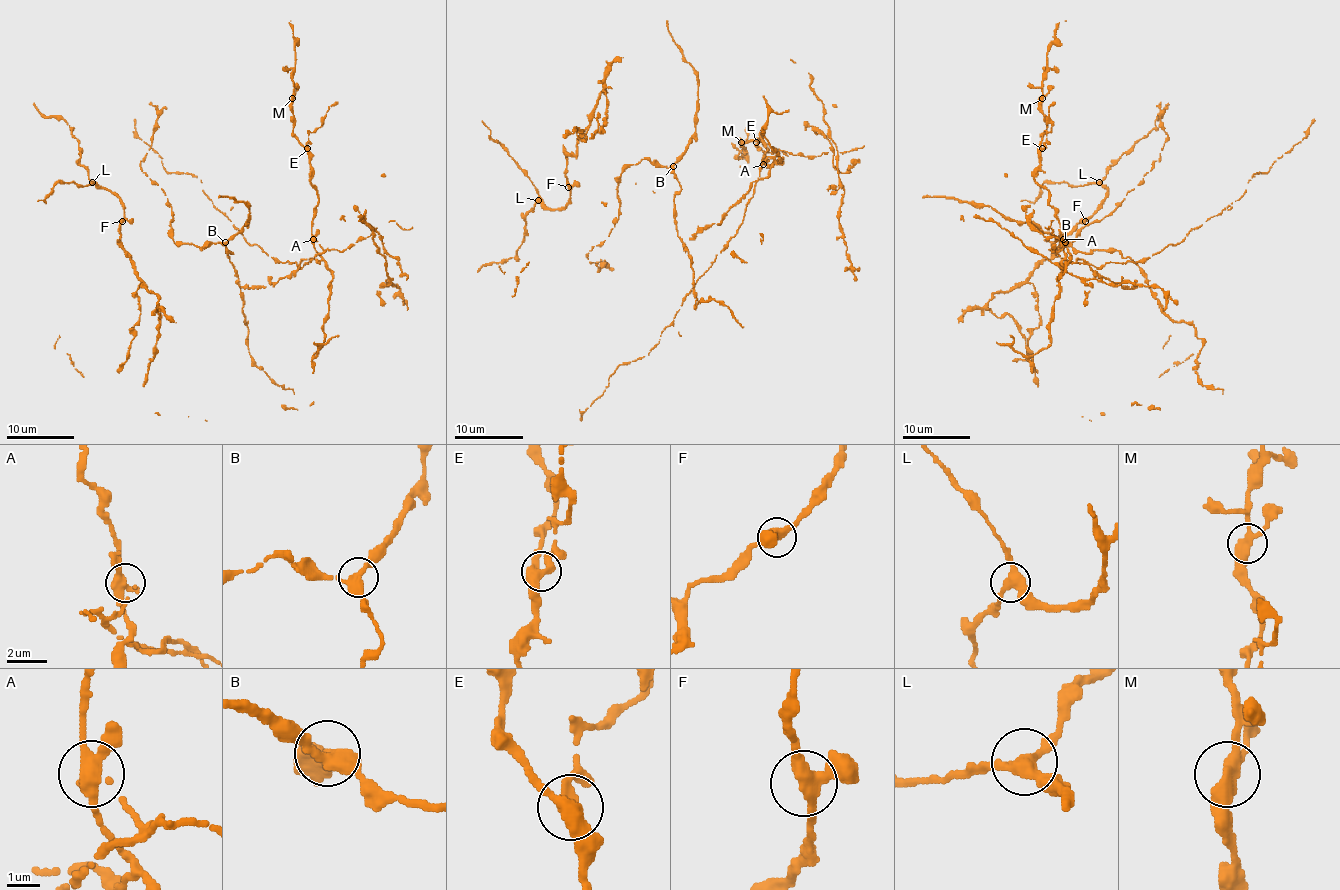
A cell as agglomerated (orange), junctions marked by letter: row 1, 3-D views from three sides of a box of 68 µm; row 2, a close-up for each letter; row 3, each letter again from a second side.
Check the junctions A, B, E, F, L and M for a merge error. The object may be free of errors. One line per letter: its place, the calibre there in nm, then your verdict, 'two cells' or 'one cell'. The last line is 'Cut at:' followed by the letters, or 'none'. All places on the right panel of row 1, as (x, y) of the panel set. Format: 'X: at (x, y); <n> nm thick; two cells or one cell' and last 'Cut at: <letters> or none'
A: at (1063, 239); 360 nm thick; two cells
B: at (1065, 242); 340 nm thick; one cell
E: at (1042, 148); 380 nm thick; one cell
F: at (1085, 221); 340 nm thick; one cell
L: at (1099, 182); 340 nm thick; one cell
M: at (1042, 98); 360 nm thick; one cell
Cut at: A

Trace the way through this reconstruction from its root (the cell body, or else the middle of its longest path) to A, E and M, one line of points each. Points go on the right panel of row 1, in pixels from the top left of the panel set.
A: (1069, 244), (1082, 252), (1116, 249), (1144, 281), (1122, 288), (1082, 259), (1069, 262), (1064, 239)
E: (1069, 244), (1116, 249), (1144, 281), (1122, 288), (1082, 259), (1067, 261), (1057, 212), (1035, 180), (1042, 148)
M: (1069, 244), (1116, 249), (1144, 281), (1122, 288), (1067, 261), (1035, 180), (1042, 98)

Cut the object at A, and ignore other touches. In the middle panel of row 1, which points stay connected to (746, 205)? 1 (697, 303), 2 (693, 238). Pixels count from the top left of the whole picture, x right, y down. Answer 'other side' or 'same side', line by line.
1: other side
2: other side

